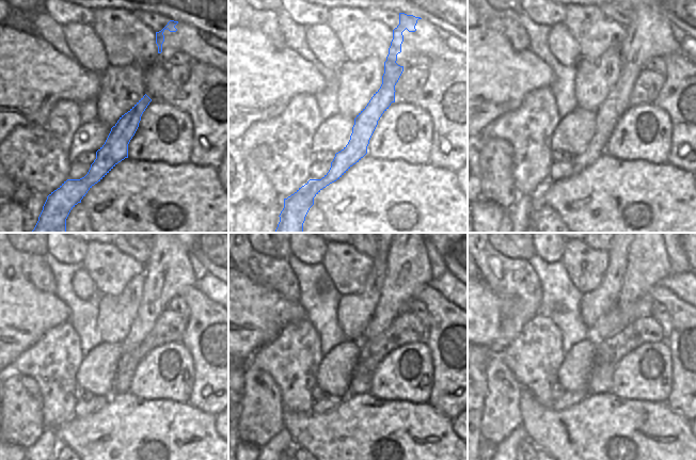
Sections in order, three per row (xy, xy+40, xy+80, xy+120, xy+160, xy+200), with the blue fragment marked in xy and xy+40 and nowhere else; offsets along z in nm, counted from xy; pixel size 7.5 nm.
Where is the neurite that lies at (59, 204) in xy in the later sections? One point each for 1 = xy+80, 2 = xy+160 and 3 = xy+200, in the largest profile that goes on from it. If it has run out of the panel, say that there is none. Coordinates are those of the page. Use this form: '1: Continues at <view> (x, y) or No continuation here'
1: Continues at xy+80 (644, 18)
2: Continues at xy+160 (402, 256)
3: Continues at xy+200 (642, 254).

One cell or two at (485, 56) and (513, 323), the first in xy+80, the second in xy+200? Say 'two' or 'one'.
two

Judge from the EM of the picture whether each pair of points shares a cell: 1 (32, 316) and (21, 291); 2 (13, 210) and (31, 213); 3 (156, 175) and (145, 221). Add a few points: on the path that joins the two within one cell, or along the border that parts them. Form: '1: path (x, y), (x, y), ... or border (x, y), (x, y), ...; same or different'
1: path (26, 310), (21, 305), (21, 298); same
2: border (22, 205), (24, 221); different
3: path (156, 187), (156, 191), (147, 200), (146, 209); same

